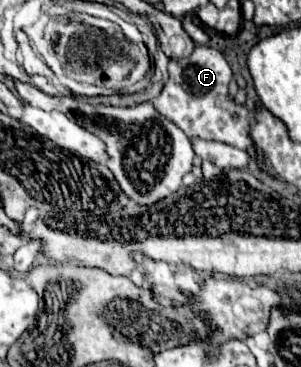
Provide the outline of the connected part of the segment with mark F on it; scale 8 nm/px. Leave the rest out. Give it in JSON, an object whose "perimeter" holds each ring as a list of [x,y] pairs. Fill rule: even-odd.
{"perimeter":[[[196,46],[188,58],[170,60],[168,74],[168,82],[164,84],[160,96],[152,100],[152,104],[160,114],[182,128],[190,140],[218,140],[240,150],[252,146],[250,112],[244,104],[236,104],[228,94],[232,70],[222,52],[210,46]]]}

